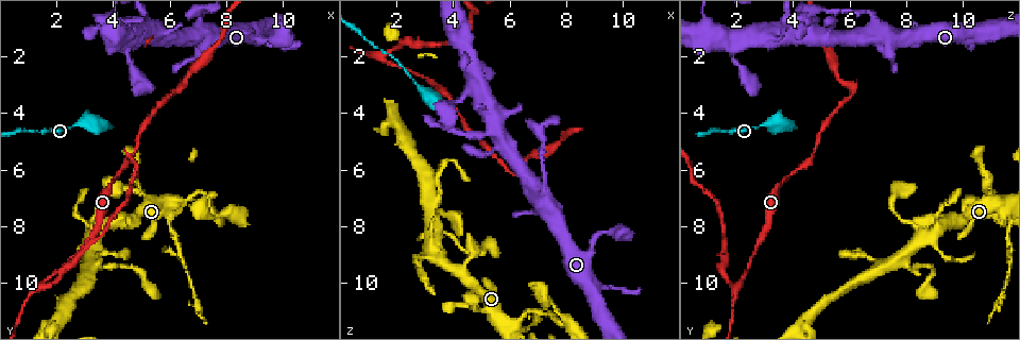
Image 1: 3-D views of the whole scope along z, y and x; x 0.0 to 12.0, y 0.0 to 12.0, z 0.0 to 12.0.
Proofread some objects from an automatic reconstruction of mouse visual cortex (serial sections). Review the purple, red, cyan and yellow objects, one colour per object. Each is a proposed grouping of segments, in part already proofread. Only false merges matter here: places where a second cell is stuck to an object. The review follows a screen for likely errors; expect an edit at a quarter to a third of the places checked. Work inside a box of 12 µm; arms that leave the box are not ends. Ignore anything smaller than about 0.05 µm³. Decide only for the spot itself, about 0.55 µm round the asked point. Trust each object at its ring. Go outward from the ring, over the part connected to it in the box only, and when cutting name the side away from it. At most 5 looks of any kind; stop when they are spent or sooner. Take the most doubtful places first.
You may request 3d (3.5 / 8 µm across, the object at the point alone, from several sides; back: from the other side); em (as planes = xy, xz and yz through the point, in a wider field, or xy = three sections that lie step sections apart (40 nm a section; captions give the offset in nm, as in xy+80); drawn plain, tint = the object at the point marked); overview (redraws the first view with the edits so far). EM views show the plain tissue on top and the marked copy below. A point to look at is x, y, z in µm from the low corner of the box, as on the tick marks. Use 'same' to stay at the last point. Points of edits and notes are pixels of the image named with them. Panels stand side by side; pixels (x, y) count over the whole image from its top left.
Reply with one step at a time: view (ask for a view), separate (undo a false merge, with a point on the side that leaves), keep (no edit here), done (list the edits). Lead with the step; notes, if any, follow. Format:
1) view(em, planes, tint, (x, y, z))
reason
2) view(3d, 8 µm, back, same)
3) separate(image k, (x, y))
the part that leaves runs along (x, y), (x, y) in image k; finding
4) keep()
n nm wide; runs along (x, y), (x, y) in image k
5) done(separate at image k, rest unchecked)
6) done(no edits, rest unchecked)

view(3d, 3.5 µm, (1.5, 10.1, 2.1))
side arm on a straight run

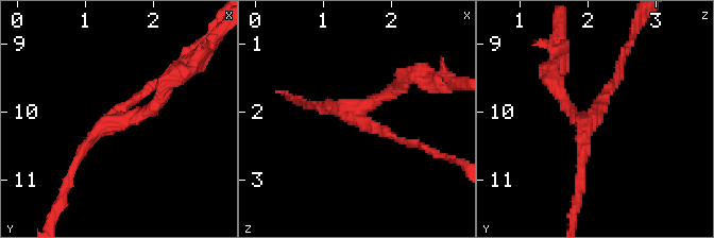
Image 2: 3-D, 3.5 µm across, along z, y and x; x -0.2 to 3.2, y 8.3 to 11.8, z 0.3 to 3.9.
view(em, xy, step 5, tint, (1.50, 10.05, 2.05))
3 arms; arms of 150, 150, 200 nm

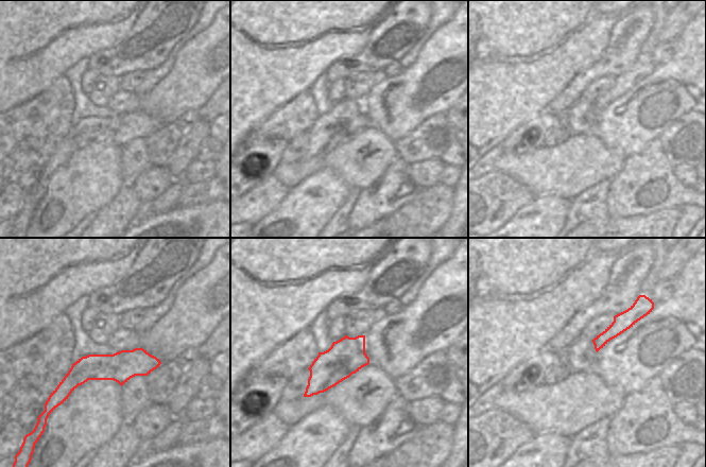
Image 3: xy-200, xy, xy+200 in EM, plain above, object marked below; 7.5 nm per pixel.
separate(image 2, (564, 102))
the part that leaves runs along (583, 119), (557, 89), (559, 64) in image 2; a second cell is stuck on

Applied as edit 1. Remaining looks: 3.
view(overview)

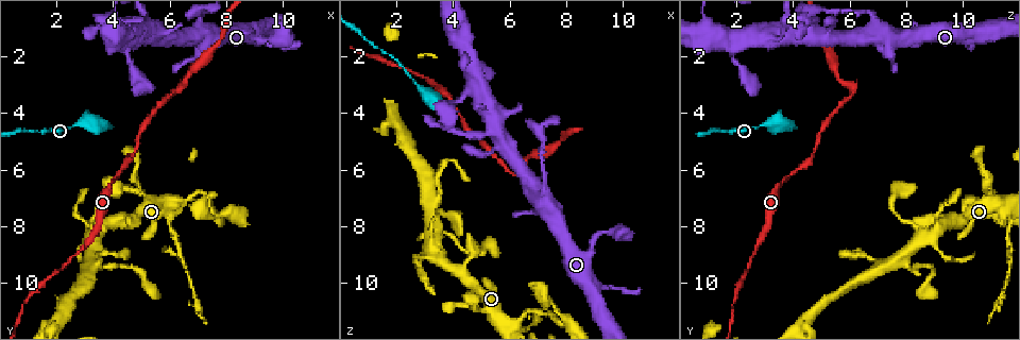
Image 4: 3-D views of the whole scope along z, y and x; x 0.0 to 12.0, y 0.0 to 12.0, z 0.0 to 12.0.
view(3d, 3.5 µm, (5.0, 6.6, 11.0))
small branch off a trunk

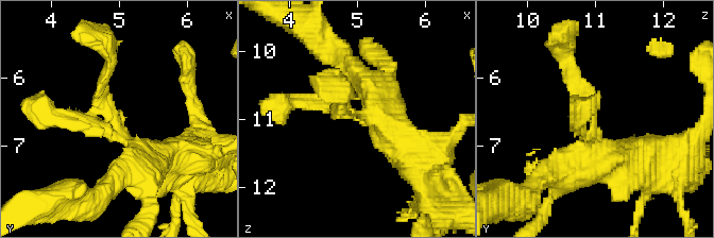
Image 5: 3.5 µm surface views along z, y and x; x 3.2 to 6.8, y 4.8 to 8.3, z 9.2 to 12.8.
view(em, xy, step 3, tint, (4.95, 6.60, 11.00))

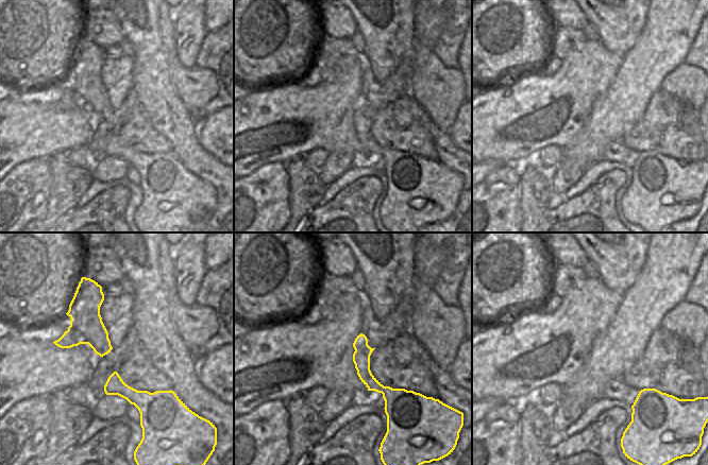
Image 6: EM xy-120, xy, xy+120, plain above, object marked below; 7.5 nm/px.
keep()
130 nm wide; runs along (136, 174), (139, 151), (100, 99), (109, 63) in image 5; one cell here

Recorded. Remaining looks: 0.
done(separate at image 2, rest unchecked)

